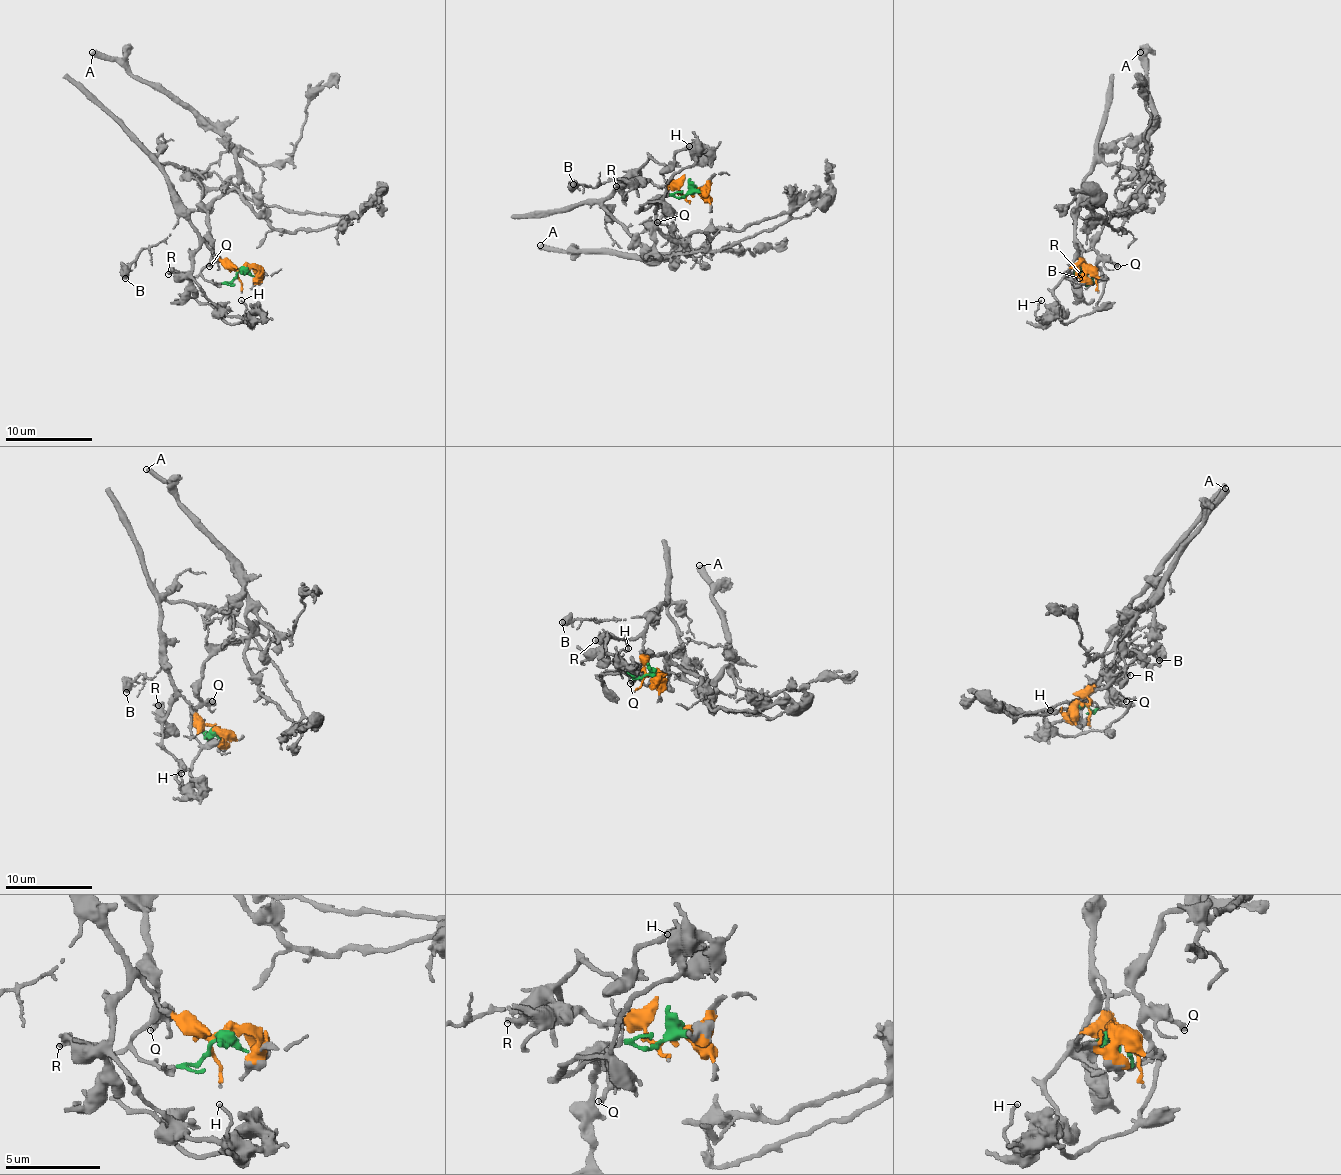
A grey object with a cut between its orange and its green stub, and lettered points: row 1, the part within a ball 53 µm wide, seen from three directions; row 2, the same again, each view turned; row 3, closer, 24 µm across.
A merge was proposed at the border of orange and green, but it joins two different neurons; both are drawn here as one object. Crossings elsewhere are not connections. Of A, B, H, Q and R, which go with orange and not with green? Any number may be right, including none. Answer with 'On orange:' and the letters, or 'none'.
On orange: B, H, R

